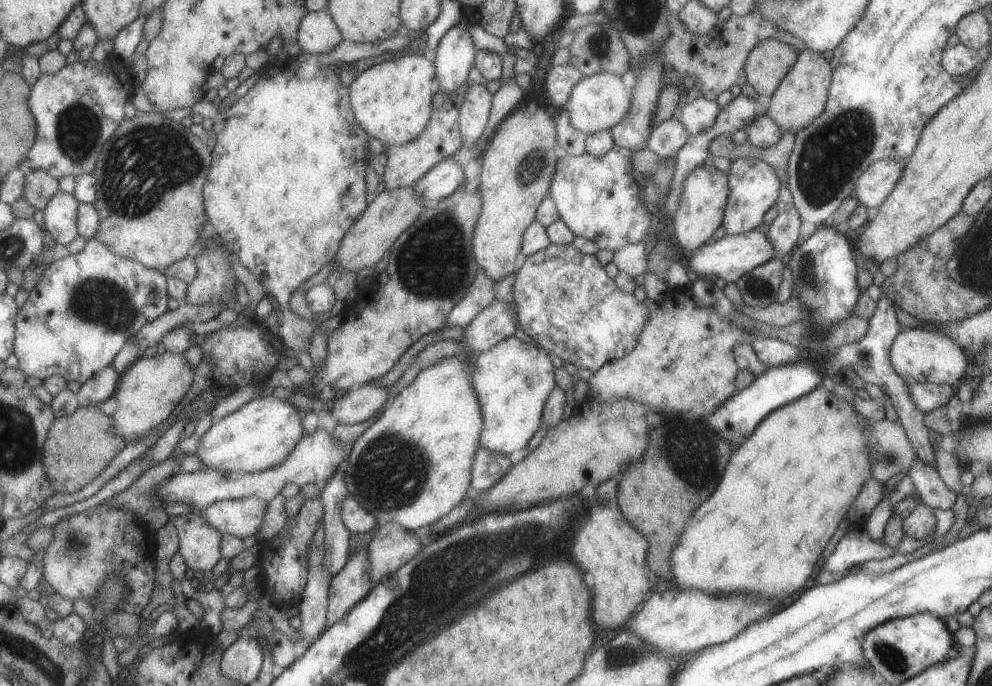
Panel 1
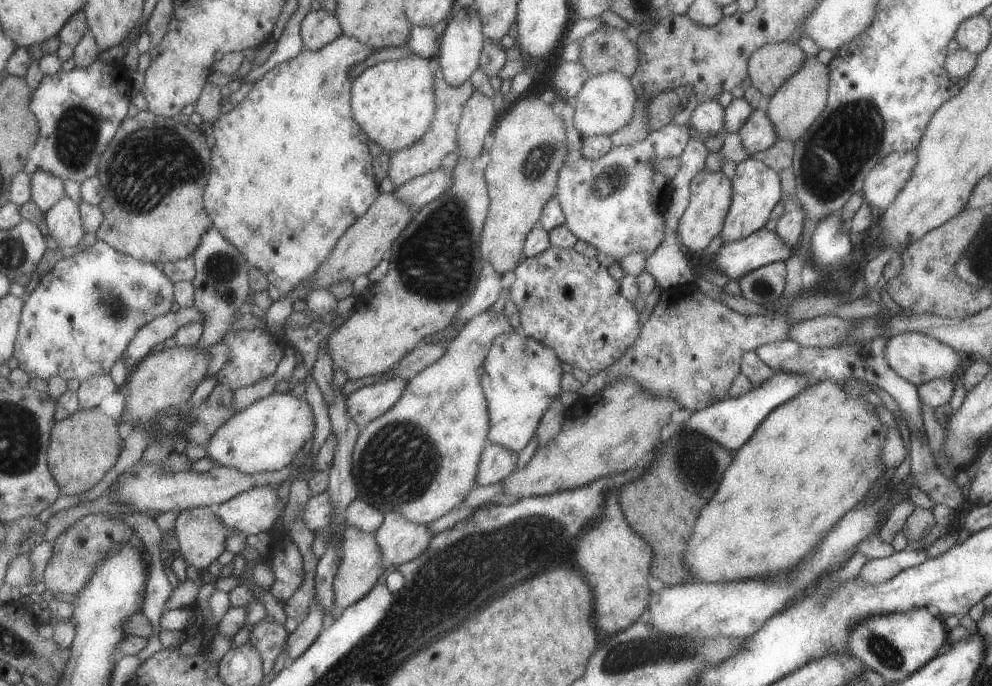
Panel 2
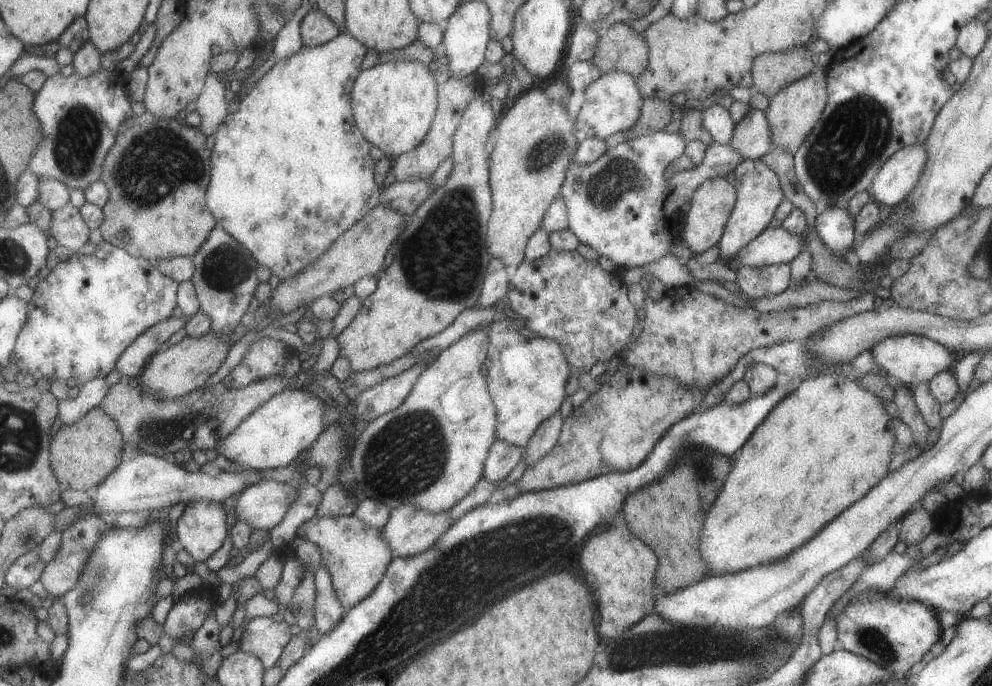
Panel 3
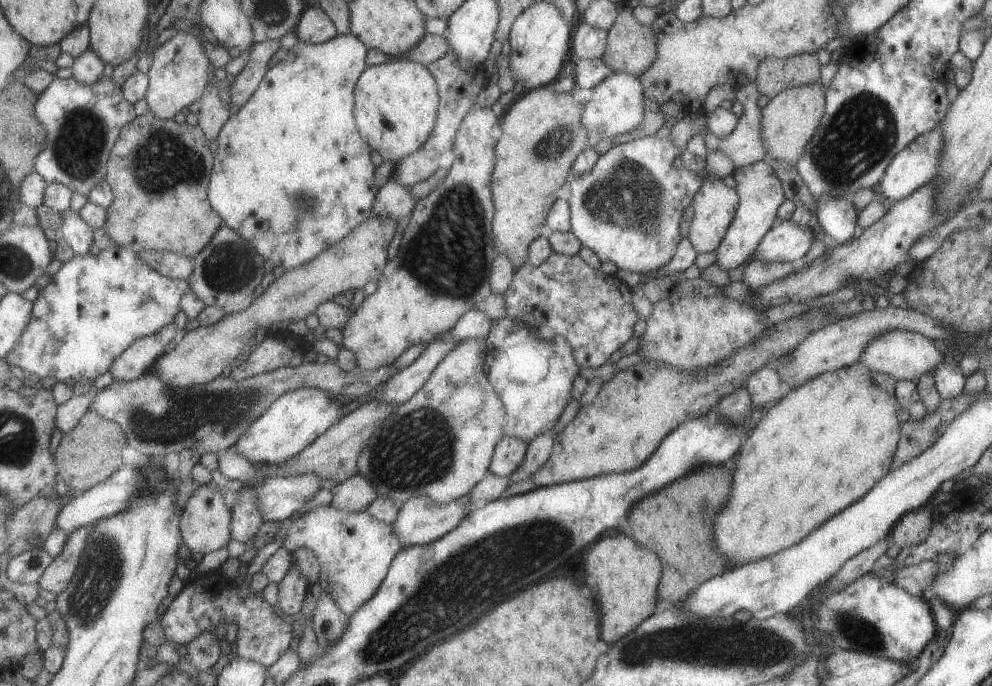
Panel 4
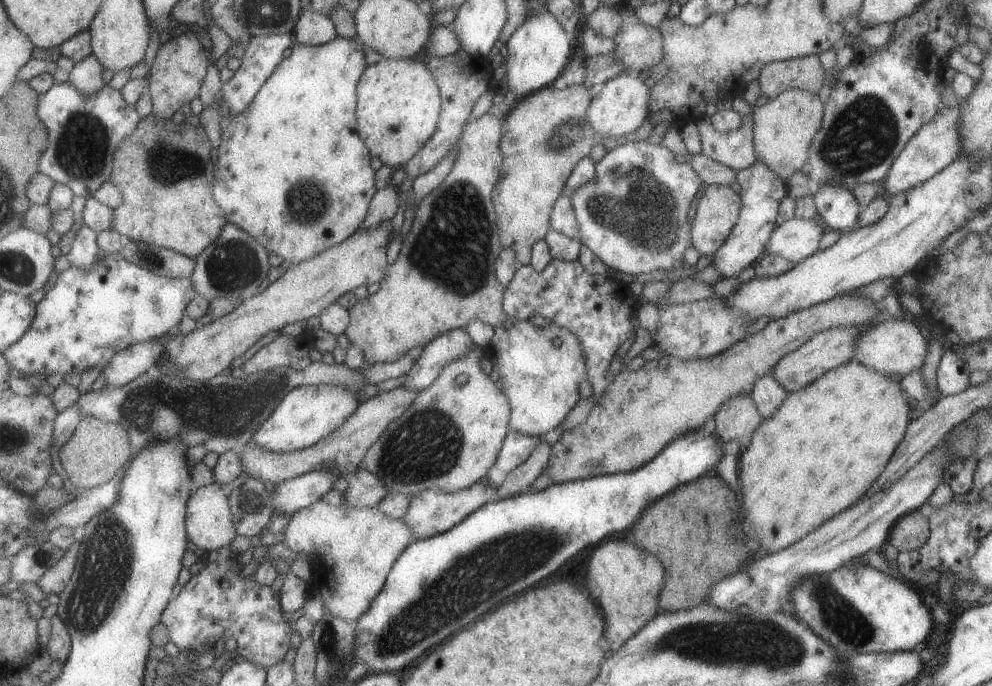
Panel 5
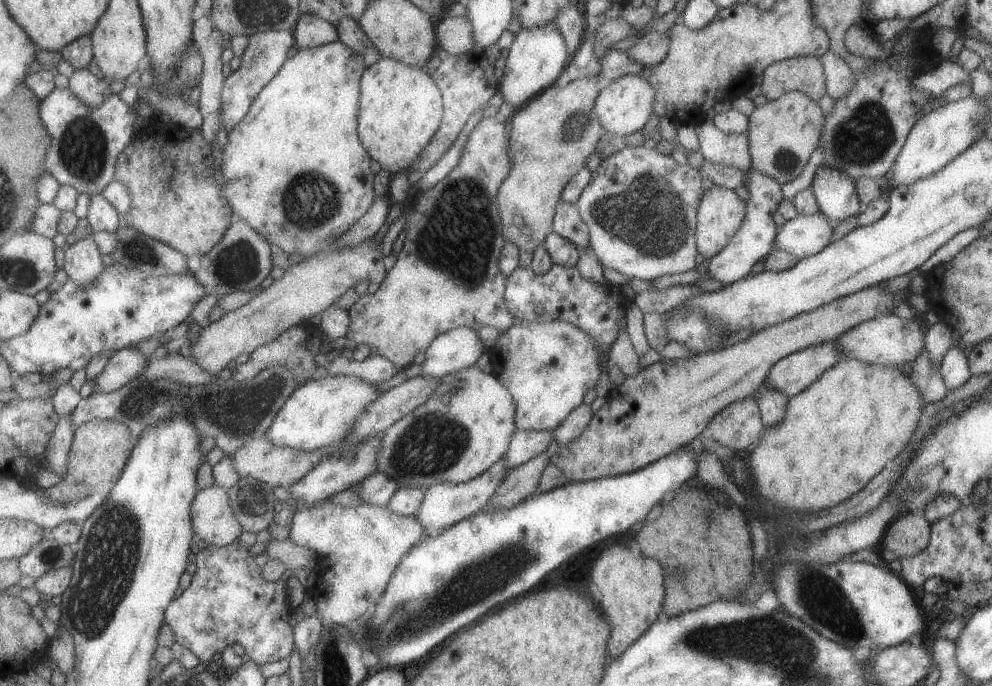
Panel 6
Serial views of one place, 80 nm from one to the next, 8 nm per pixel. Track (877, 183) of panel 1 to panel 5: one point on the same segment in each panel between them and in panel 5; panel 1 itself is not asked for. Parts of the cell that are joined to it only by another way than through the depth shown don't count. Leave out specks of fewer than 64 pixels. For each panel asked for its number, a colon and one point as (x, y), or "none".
2: (882, 183)
3: (897, 177)
4: (917, 164)
5: (935, 145)

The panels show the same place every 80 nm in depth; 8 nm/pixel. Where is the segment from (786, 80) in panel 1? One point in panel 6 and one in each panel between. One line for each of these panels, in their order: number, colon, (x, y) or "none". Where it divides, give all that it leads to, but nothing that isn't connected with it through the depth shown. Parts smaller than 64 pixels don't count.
2: (795, 104)
3: (791, 113)
4: (787, 122)
5: (783, 128)
6: (782, 134)

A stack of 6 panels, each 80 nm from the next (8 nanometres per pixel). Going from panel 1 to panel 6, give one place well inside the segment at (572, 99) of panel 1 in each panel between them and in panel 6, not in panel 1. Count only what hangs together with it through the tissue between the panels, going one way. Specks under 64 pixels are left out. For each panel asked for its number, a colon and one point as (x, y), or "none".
2: (605, 102)
3: (612, 104)
4: (616, 107)
5: (620, 107)
6: (622, 107)

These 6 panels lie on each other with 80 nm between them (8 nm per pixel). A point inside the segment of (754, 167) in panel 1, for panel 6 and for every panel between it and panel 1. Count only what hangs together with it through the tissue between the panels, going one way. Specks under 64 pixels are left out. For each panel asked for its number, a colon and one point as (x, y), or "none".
2: (756, 190)
3: (758, 192)
4: (759, 191)
5: (761, 192)
6: (753, 240)

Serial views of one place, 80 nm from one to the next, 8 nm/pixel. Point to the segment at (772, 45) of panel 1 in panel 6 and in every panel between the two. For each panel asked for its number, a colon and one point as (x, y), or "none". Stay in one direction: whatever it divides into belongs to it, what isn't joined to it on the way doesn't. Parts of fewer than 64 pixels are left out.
2: (769, 66)
3: (771, 72)
4: (773, 76)
5: (805, 73)
6: (804, 74)

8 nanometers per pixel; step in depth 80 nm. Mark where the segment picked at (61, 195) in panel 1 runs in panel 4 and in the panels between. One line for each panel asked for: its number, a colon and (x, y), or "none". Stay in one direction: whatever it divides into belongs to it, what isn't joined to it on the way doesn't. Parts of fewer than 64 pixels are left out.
2: (63, 221)
3: (67, 227)
4: (74, 234)

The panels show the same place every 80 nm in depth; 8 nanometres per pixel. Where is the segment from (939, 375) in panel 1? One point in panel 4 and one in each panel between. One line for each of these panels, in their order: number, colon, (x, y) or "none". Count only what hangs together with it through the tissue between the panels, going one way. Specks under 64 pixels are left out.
2: (916, 358)
3: (910, 358)
4: (902, 354)

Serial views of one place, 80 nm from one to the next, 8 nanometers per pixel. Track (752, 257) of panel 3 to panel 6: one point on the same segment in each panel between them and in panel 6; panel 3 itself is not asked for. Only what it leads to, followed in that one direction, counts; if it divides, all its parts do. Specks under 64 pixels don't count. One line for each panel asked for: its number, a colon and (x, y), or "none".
4: (785, 242)
5: (793, 240)
6: (803, 236)

